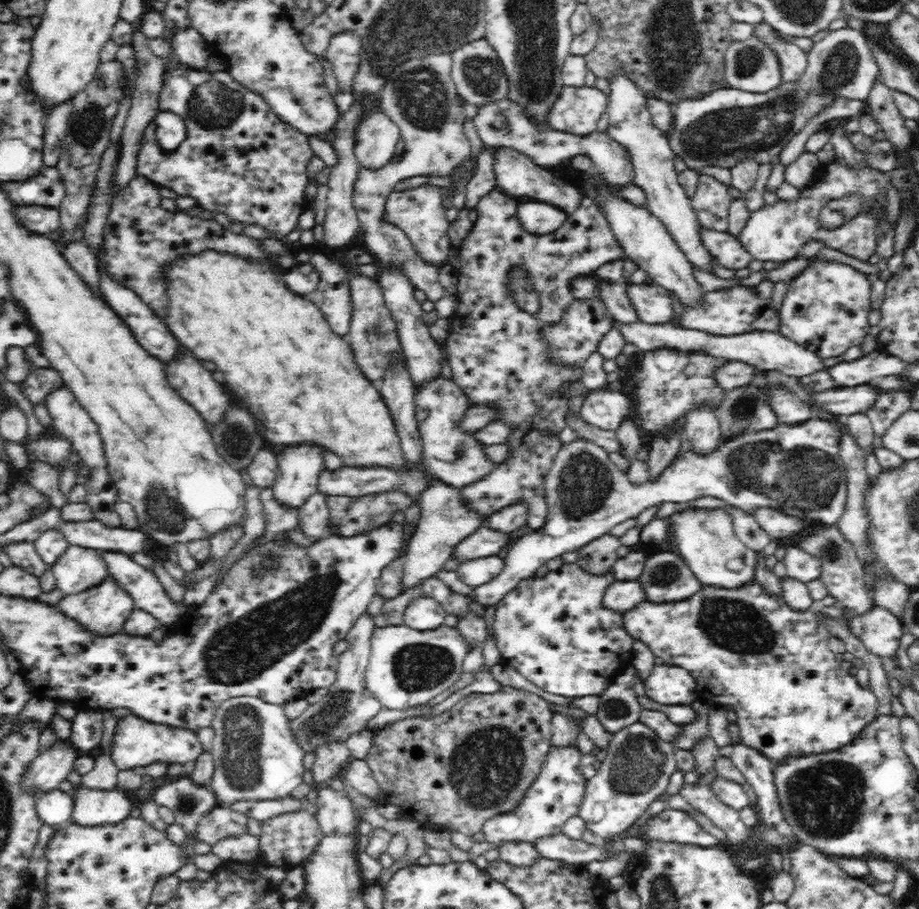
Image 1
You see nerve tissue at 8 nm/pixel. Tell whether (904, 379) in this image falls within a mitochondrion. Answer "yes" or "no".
no

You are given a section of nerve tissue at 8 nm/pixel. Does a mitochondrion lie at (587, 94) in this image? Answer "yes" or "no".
no

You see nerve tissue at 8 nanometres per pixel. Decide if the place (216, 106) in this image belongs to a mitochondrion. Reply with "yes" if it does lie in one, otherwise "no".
yes

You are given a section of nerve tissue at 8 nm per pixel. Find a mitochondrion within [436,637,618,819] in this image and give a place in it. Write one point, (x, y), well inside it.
(486, 769)

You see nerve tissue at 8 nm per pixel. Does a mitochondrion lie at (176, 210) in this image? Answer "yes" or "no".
no

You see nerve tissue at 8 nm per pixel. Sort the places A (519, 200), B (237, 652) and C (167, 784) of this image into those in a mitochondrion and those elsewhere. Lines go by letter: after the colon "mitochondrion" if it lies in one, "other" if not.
A: other
B: mitochondrion
C: other

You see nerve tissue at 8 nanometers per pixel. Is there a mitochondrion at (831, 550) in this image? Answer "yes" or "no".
yes

